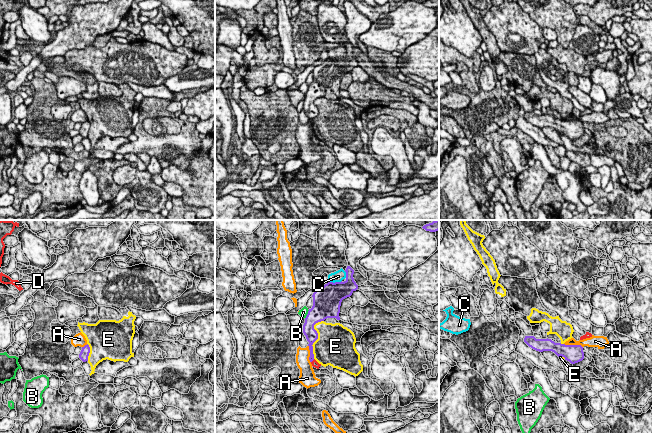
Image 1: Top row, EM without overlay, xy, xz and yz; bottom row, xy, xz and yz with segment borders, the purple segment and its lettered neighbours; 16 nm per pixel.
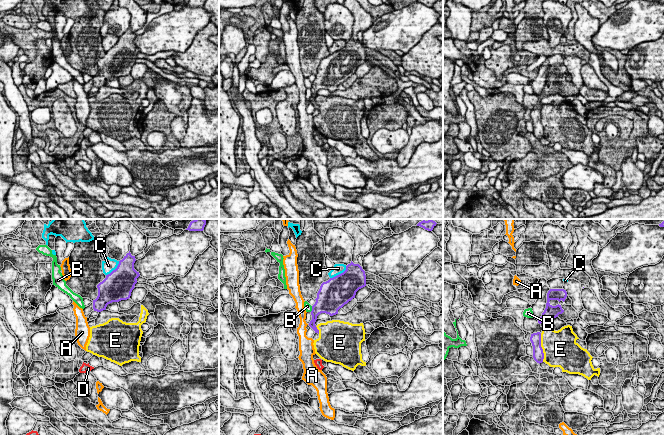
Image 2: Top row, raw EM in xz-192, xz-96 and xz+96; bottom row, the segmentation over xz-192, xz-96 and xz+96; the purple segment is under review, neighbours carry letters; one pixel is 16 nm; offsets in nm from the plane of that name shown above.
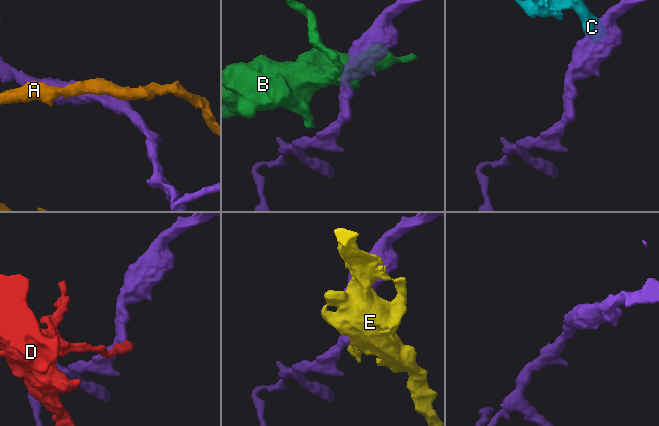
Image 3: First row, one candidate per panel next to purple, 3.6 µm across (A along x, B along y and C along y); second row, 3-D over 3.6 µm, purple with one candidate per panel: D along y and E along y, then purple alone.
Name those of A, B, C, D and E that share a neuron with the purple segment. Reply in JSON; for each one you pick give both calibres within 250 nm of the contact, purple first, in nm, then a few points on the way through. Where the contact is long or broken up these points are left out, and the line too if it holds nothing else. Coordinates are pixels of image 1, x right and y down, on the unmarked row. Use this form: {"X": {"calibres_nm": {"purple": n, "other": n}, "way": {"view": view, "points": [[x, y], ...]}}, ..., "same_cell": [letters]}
{"same_cell": []}

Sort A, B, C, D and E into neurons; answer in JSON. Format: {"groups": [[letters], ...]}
{"groups": [["A"], ["B"], ["C"], ["D"], ["E"]]}

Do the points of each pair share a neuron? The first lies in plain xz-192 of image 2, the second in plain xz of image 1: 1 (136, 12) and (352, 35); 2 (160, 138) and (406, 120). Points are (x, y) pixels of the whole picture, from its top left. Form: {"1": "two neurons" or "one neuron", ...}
{"1": "one neuron", "2": "two neurons"}

